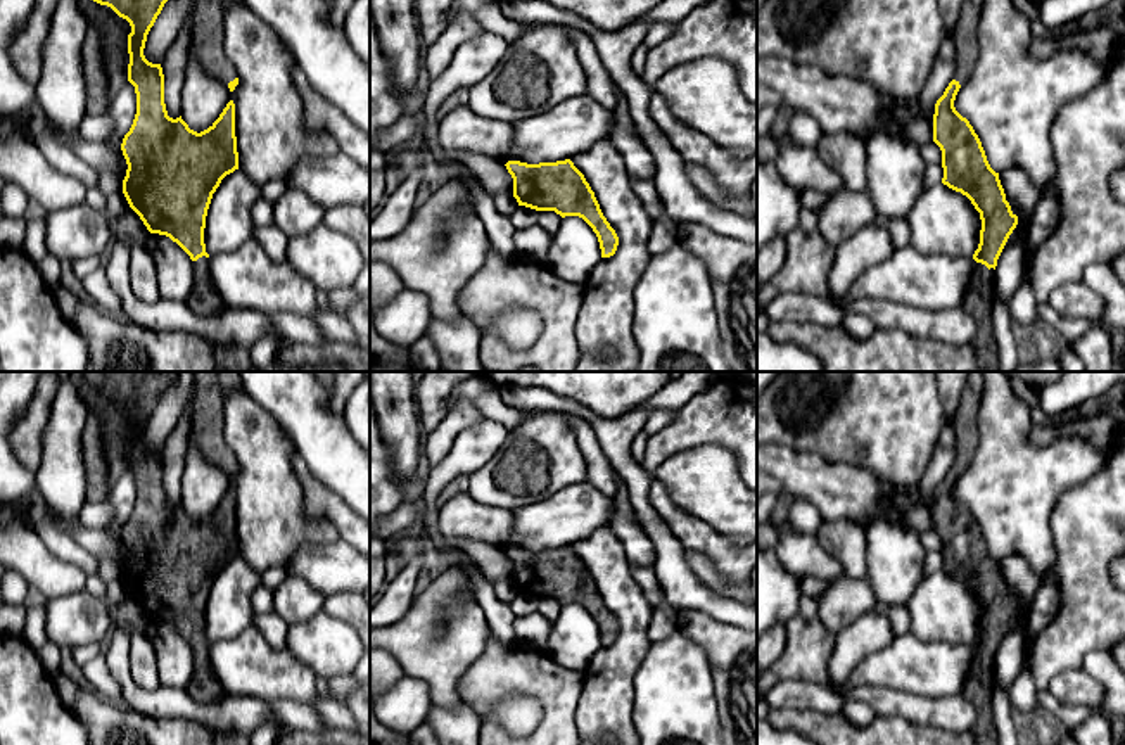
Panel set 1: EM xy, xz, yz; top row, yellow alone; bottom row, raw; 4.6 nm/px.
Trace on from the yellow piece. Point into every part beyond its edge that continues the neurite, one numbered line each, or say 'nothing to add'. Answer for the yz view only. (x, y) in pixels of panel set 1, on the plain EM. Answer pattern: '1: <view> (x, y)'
1: yz (965, 424)
2: yz (977, 688)

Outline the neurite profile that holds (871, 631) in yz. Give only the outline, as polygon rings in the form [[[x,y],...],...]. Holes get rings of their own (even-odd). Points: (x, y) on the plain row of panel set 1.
[[[880,608],[862,614],[835,636],[828,665],[829,686],[843,686],[852,669],[895,638],[890,619]]]

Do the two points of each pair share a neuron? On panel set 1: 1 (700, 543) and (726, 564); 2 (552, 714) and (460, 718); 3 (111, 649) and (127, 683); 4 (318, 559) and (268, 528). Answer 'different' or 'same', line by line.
1: same
2: different
3: same
4: different

